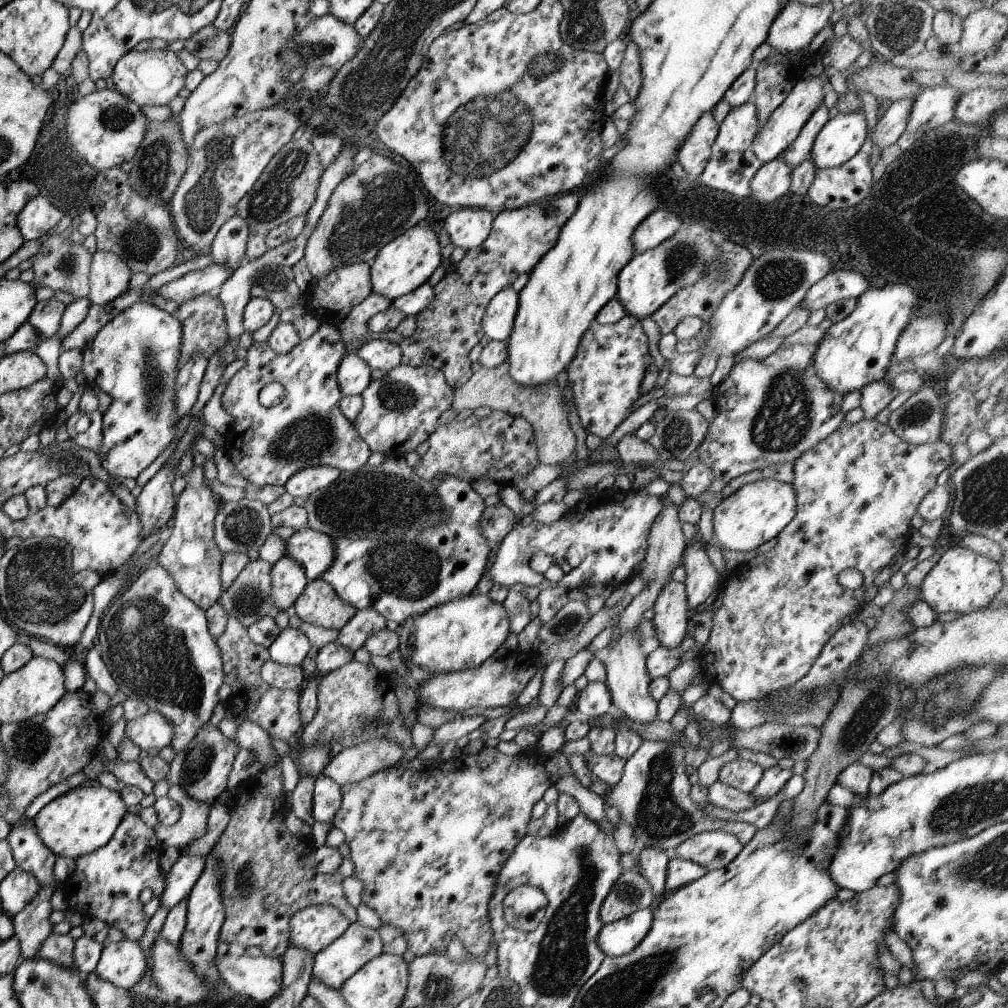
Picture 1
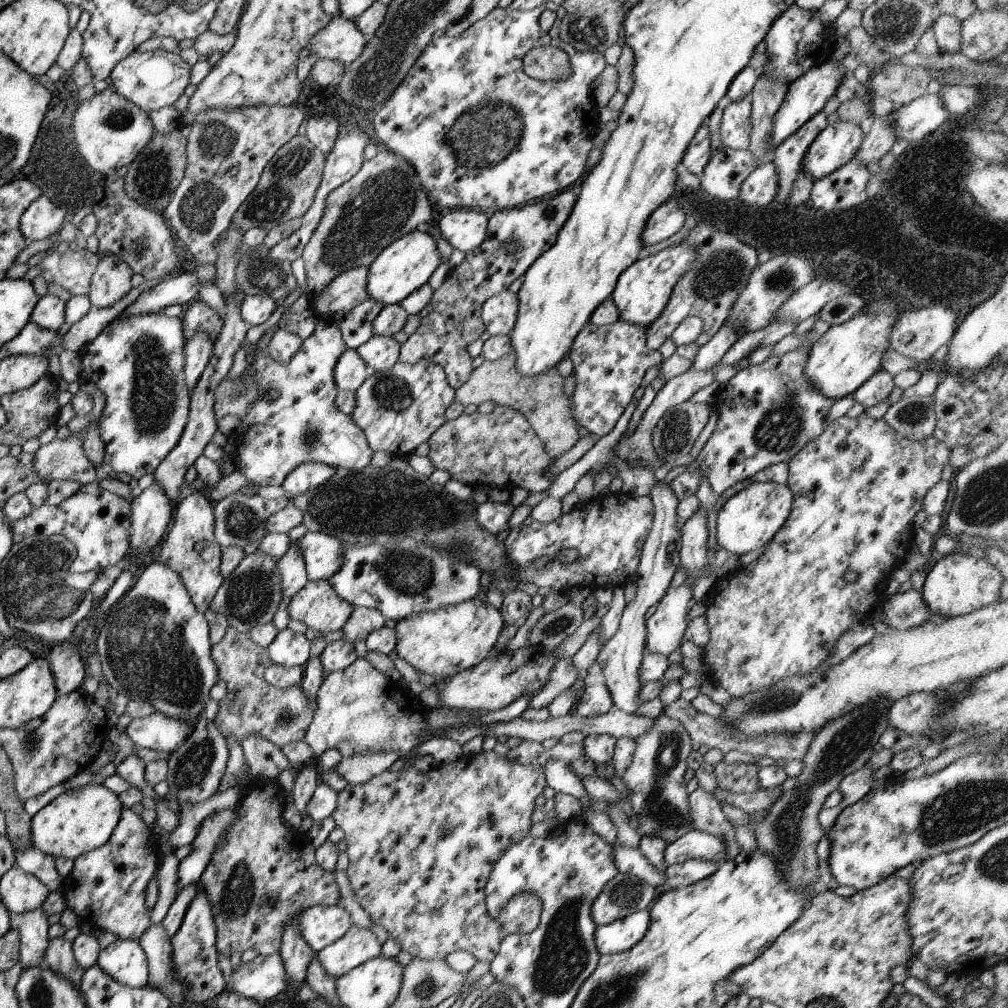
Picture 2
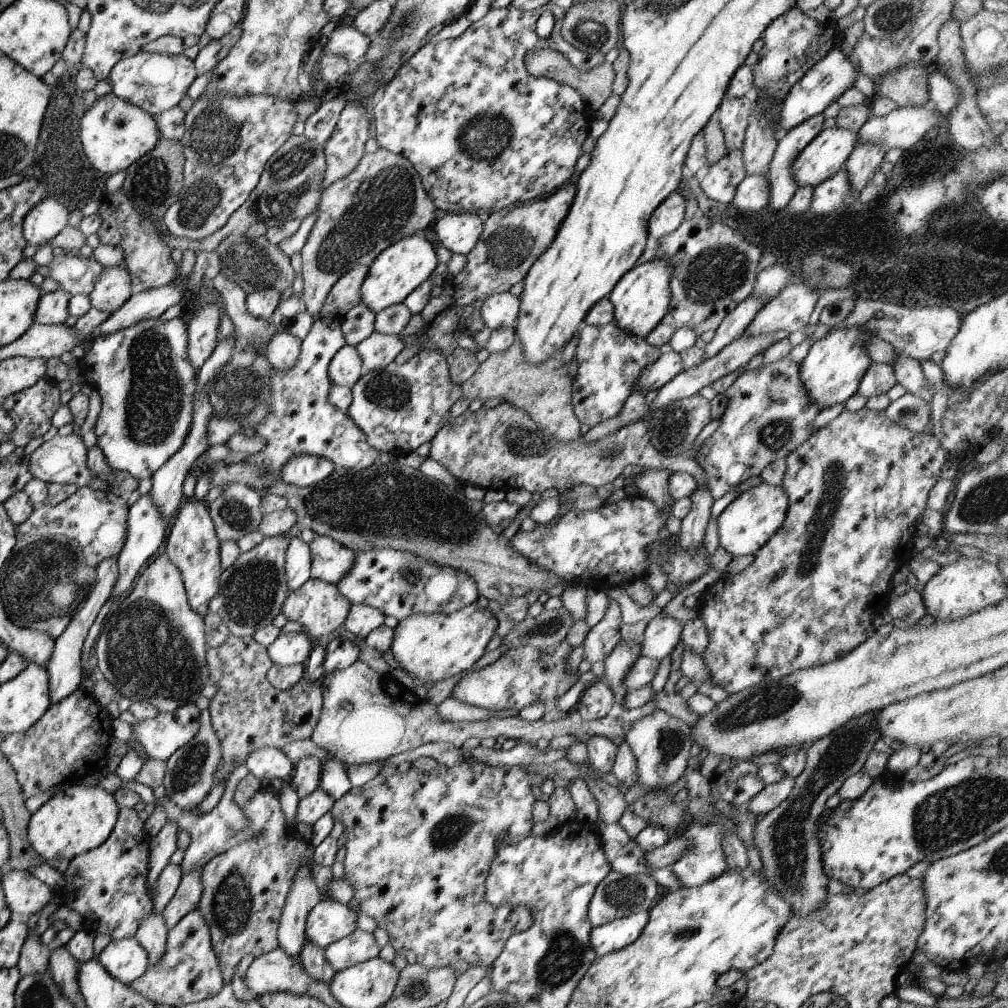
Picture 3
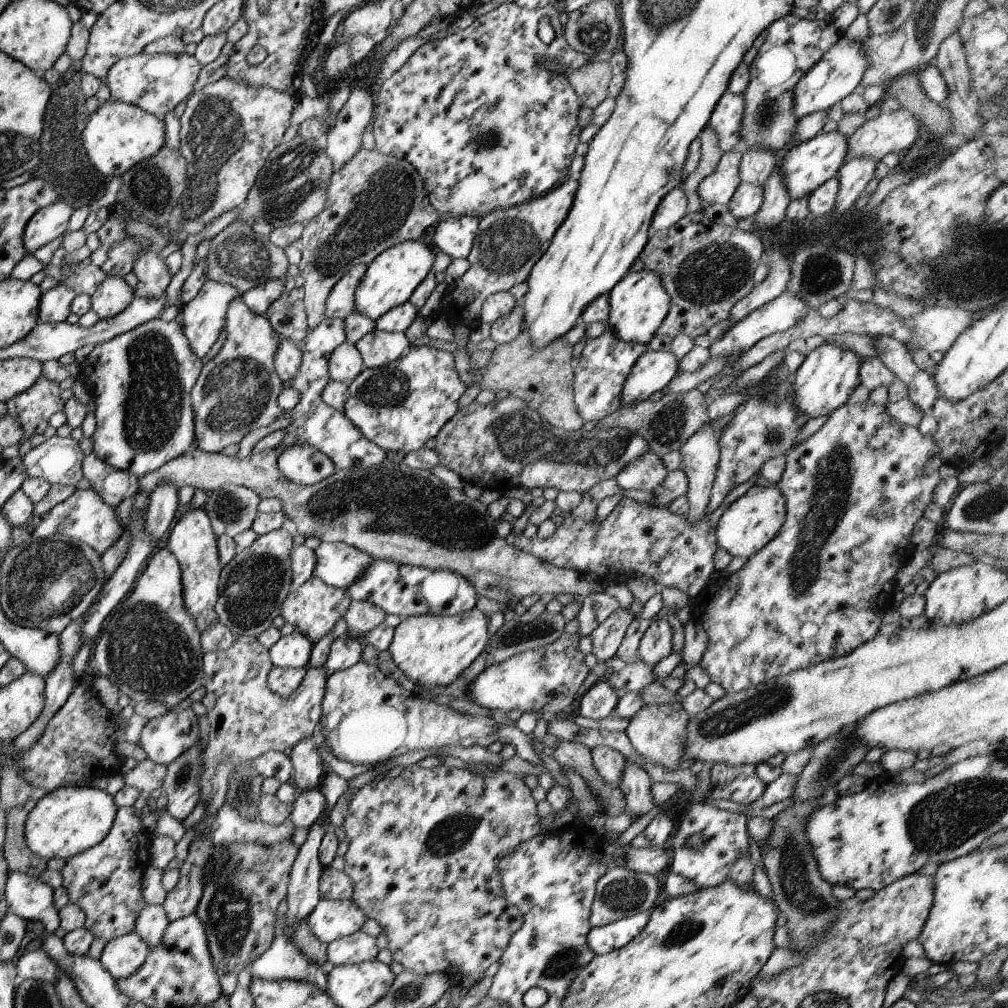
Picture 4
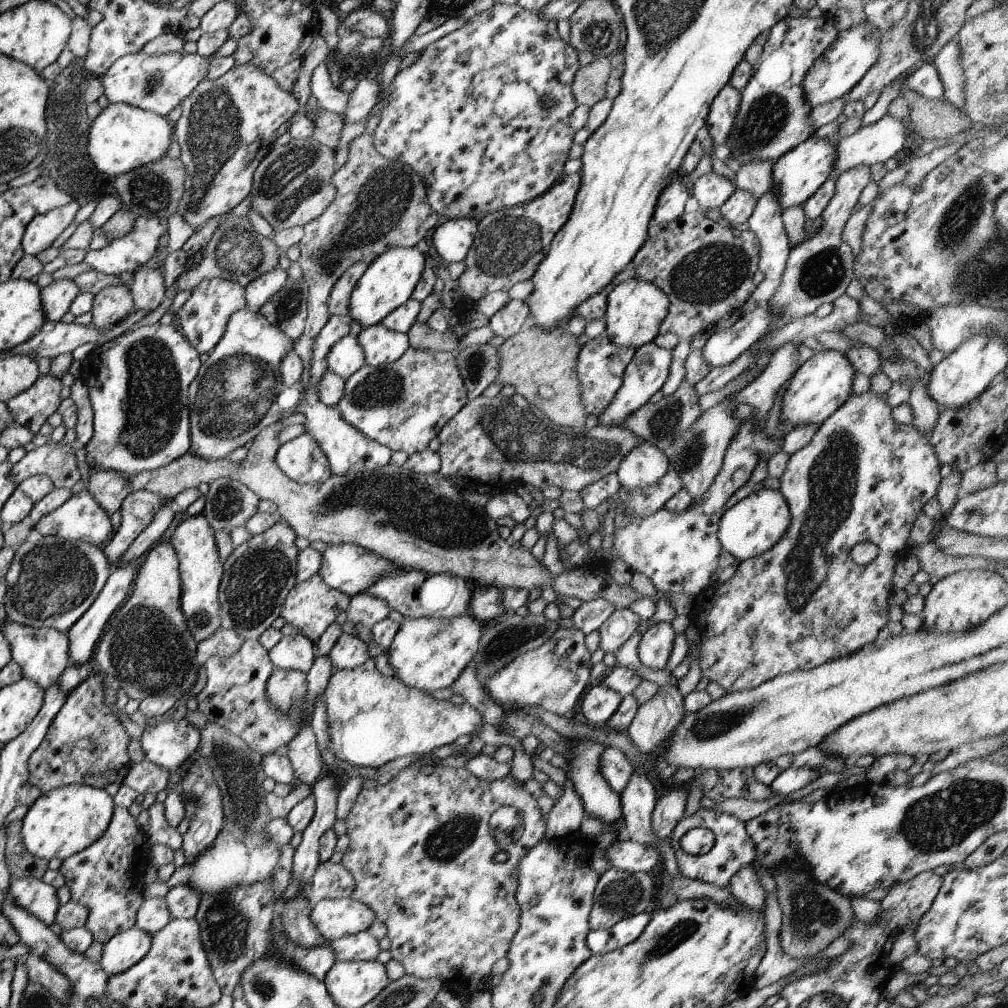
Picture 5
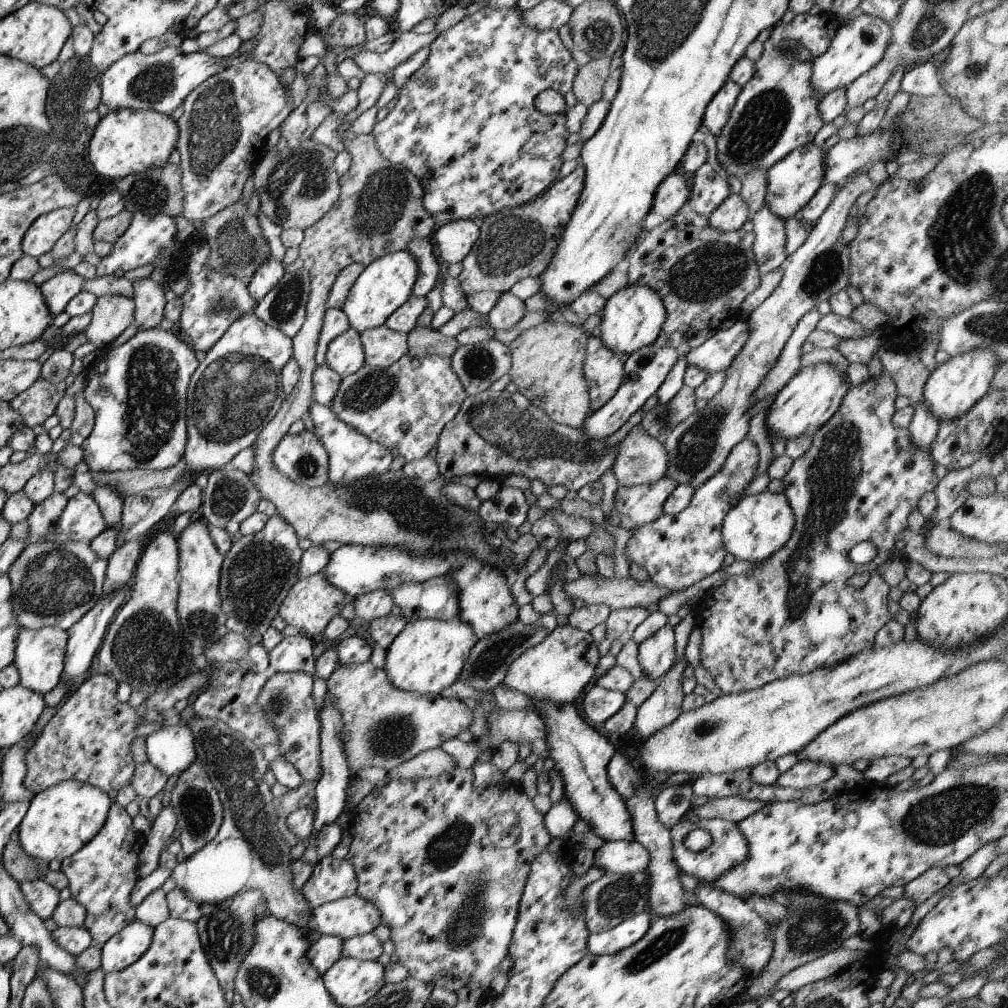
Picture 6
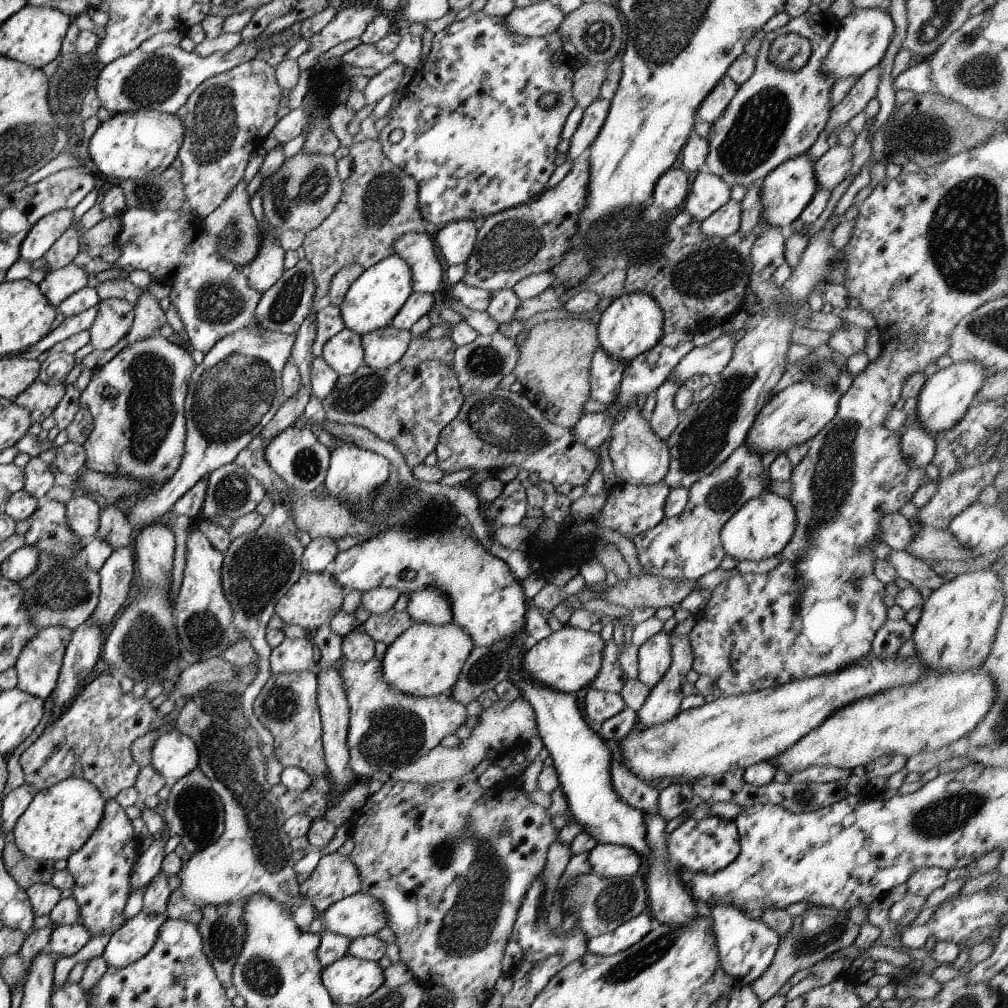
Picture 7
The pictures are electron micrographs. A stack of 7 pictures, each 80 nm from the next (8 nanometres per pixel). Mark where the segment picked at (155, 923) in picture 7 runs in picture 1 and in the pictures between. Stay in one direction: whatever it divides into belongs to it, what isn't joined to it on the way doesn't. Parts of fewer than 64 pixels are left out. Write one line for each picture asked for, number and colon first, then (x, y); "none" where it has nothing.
1: (123, 964)
2: (123, 960)
3: (124, 959)
4: (121, 956)
5: (122, 951)
6: (128, 945)

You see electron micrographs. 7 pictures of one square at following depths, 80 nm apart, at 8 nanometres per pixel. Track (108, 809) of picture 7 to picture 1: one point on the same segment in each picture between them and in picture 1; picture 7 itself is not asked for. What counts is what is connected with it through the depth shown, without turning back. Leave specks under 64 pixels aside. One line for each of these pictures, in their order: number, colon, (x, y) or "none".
1: (105, 884)
2: (110, 881)
3: (108, 883)
4: (106, 882)
5: (106, 878)
6: (100, 876)

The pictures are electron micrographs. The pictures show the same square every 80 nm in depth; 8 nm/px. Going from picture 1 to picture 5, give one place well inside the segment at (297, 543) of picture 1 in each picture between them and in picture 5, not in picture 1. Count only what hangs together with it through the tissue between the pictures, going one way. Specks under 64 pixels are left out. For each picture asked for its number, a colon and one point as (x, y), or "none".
2: (322, 554)
3: (330, 561)
4: (336, 564)
5: (348, 568)

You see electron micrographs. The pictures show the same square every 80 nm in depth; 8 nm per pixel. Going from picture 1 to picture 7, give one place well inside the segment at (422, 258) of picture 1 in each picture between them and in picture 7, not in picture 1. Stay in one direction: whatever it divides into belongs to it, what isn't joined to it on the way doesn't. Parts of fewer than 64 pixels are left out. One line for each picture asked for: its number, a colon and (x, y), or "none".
2: (403, 266)
3: (397, 270)
4: (389, 279)
5: (389, 280)
6: (384, 285)
7: (372, 299)

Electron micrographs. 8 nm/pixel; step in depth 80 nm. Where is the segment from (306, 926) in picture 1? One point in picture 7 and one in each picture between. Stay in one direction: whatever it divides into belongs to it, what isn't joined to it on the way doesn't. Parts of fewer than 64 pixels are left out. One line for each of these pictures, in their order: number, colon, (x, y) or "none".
2: (319, 925)
3: (329, 920)
4: (329, 920)
5: (333, 919)
6: (351, 916)
7: (358, 915)

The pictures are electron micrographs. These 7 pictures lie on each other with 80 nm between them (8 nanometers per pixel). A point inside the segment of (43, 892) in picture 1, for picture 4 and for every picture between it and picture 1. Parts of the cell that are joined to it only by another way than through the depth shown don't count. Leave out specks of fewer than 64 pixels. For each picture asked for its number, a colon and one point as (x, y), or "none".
2: (32, 929)
3: (33, 958)
4: (35, 965)

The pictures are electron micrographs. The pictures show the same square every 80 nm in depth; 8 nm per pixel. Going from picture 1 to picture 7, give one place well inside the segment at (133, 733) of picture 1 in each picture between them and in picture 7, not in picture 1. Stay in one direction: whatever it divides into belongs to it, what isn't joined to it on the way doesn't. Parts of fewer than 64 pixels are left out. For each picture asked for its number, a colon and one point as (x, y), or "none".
2: (157, 731)
3: (161, 736)
4: (163, 738)
5: (169, 744)
6: (170, 748)
7: (173, 755)

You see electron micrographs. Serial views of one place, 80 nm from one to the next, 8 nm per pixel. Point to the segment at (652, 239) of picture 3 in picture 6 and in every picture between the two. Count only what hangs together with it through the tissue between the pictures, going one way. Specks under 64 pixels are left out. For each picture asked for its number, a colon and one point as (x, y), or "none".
4: (671, 207)
5: (670, 204)
6: (671, 194)

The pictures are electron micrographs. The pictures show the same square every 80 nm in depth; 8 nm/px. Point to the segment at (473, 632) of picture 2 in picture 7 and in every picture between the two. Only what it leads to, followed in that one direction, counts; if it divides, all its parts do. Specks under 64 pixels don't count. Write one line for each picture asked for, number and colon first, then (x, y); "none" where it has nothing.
3: (431, 647)
4: (430, 650)
5: (427, 653)
6: (427, 656)
7: (425, 660)

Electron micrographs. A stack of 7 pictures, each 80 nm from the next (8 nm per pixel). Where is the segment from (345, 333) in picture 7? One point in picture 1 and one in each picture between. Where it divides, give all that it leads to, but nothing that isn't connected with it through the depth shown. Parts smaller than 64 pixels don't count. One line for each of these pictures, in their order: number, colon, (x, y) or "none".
1: (352, 375)
2: (349, 370)
3: (344, 369)
4: (345, 363)
5: (345, 357)
6: (344, 355)

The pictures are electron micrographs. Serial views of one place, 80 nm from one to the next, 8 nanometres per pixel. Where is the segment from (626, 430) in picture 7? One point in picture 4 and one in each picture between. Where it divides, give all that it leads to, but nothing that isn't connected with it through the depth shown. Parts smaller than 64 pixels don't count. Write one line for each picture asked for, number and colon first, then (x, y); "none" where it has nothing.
4: (645, 473)
5: (644, 465)
6: (640, 459)

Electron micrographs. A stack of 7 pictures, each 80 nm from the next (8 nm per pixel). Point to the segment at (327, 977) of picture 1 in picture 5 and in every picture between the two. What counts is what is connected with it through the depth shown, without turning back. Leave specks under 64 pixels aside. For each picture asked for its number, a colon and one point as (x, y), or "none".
2: (357, 945)
3: (359, 946)
4: (358, 947)
5: (359, 947)

